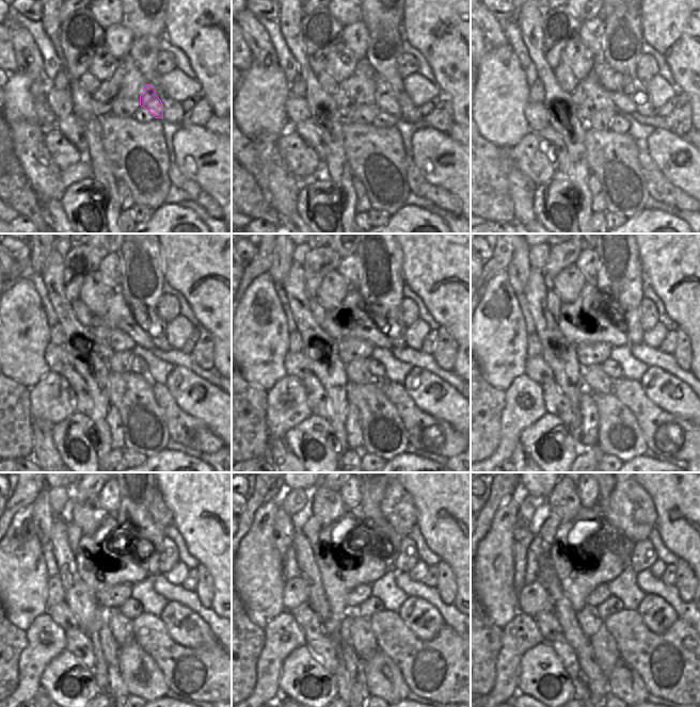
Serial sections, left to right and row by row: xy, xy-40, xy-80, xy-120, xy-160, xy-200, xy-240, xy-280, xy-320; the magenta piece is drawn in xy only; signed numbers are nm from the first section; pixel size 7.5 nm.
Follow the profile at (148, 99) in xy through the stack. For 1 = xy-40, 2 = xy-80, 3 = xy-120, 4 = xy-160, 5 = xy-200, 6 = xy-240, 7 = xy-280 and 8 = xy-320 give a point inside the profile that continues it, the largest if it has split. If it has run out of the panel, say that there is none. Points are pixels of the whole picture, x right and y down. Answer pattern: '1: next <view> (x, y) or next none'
1: next xy-40 (385, 101)
2: next xy-80 (623, 103)
3: next xy-120 (141, 337)
4: next xy-160 (335, 330)
5: next xy-200 (574, 332)
6: next xy-240 (100, 577)
7: next xy-280 (337, 581)
8: next xy-320 (600, 564)

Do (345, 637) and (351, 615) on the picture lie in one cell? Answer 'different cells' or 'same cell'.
same cell

